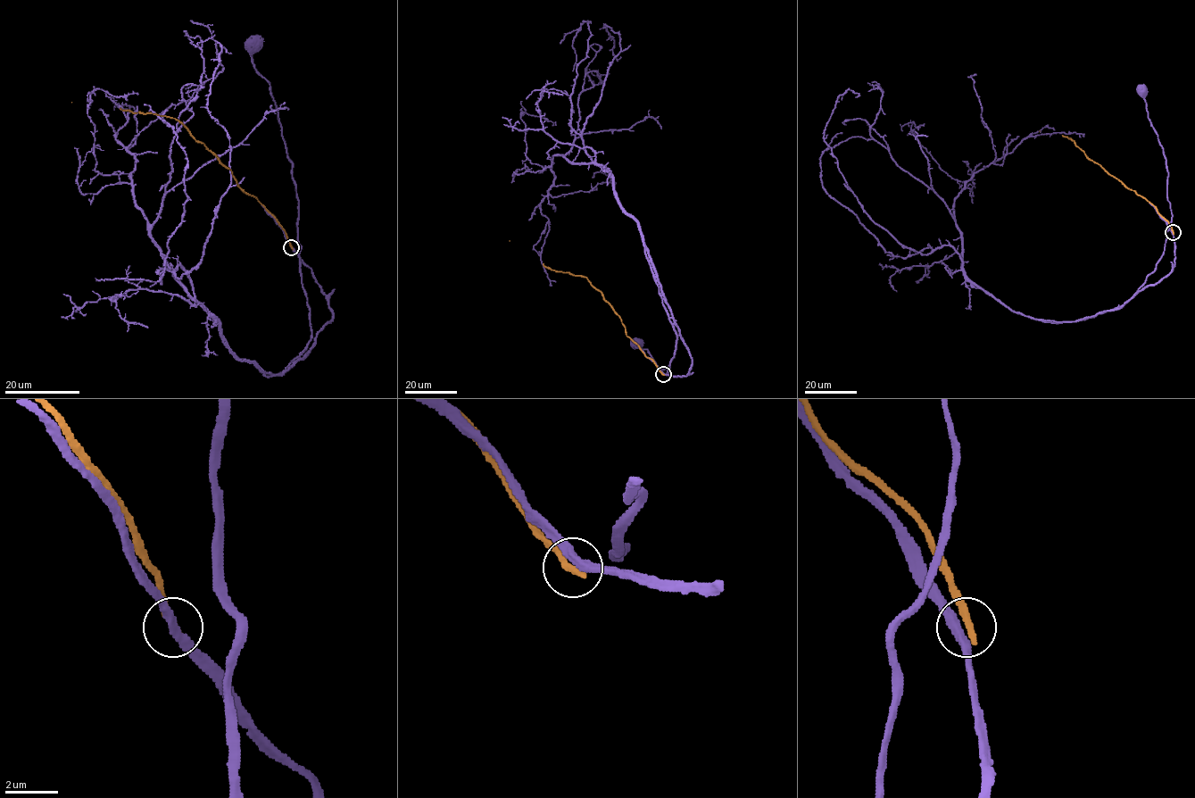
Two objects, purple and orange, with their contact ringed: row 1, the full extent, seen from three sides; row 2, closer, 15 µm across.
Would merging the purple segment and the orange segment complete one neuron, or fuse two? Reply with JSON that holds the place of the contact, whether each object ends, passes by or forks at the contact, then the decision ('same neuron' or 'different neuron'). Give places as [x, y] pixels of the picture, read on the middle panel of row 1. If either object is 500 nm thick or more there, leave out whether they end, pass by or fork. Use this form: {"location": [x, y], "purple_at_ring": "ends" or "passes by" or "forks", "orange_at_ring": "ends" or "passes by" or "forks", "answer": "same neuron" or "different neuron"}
{"location": [663, 374], "purple_at_ring": "passes by", "orange_at_ring": "ends", "answer": "different neuron"}

